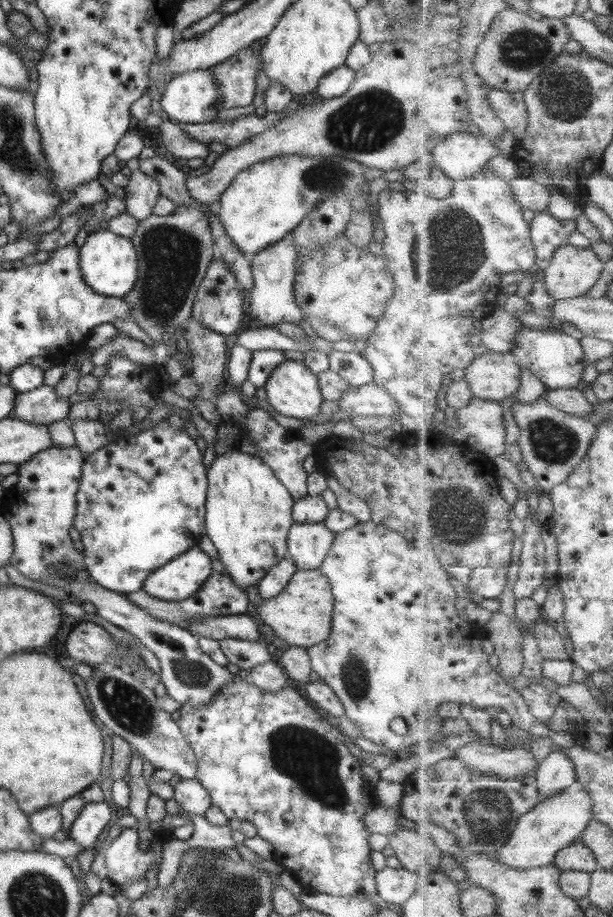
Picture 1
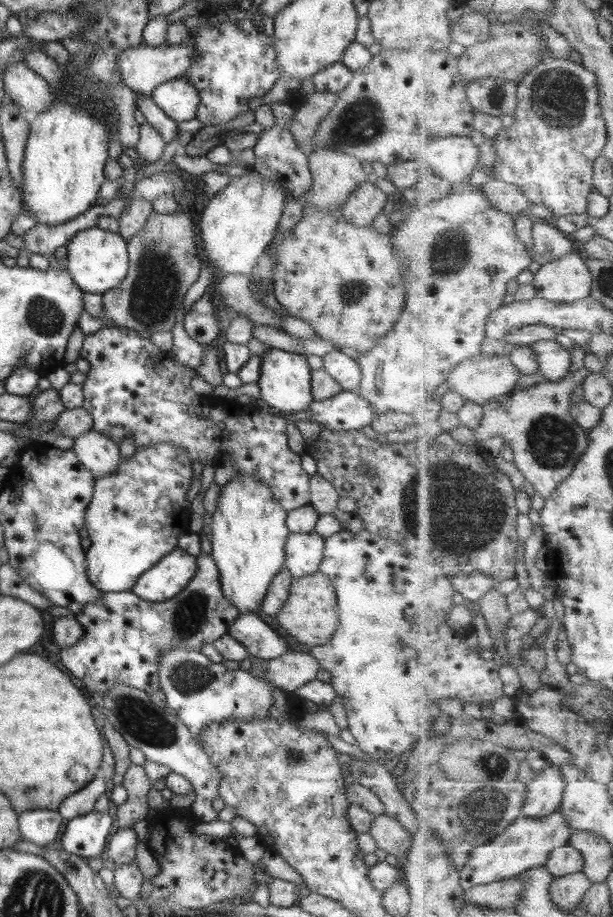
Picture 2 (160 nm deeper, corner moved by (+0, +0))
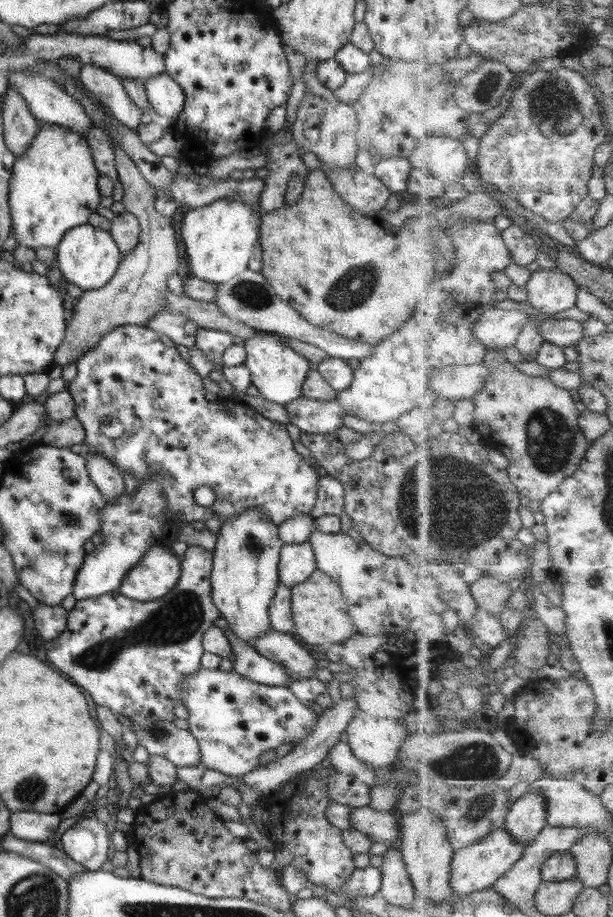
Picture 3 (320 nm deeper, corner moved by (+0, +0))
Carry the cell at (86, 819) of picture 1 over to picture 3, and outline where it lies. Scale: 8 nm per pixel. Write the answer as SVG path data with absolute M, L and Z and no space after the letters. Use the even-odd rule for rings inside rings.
M93 816L81 818L61 834L61 850L85 871L98 871L107 860L109 836L106 825Z

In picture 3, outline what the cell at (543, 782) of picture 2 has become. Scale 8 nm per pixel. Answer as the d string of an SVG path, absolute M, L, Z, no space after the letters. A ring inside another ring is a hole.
M528 790L512 804L503 827L529 846L548 824L548 798Z

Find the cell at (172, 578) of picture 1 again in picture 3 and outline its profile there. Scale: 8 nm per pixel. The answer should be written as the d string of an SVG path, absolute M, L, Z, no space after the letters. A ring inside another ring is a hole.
M167 545L149 546L139 562L127 570L116 592L139 602L162 598L172 591L181 574L179 559Z

